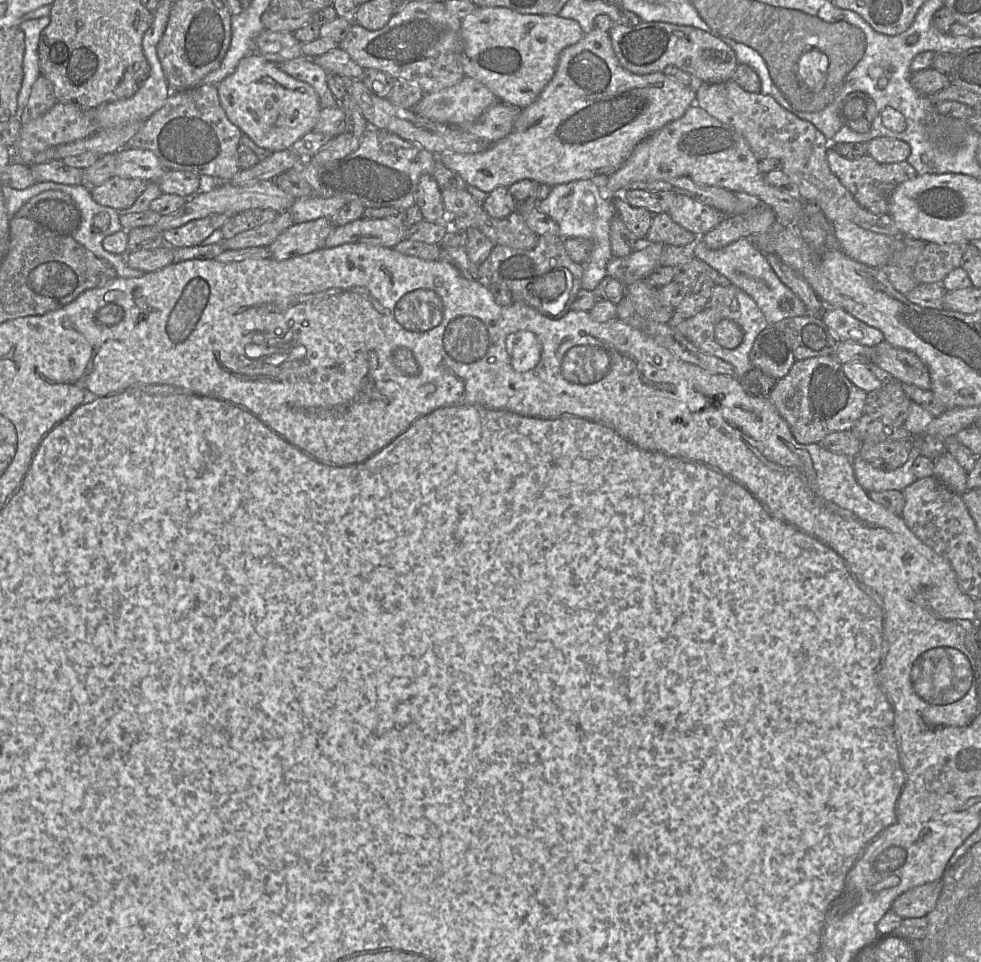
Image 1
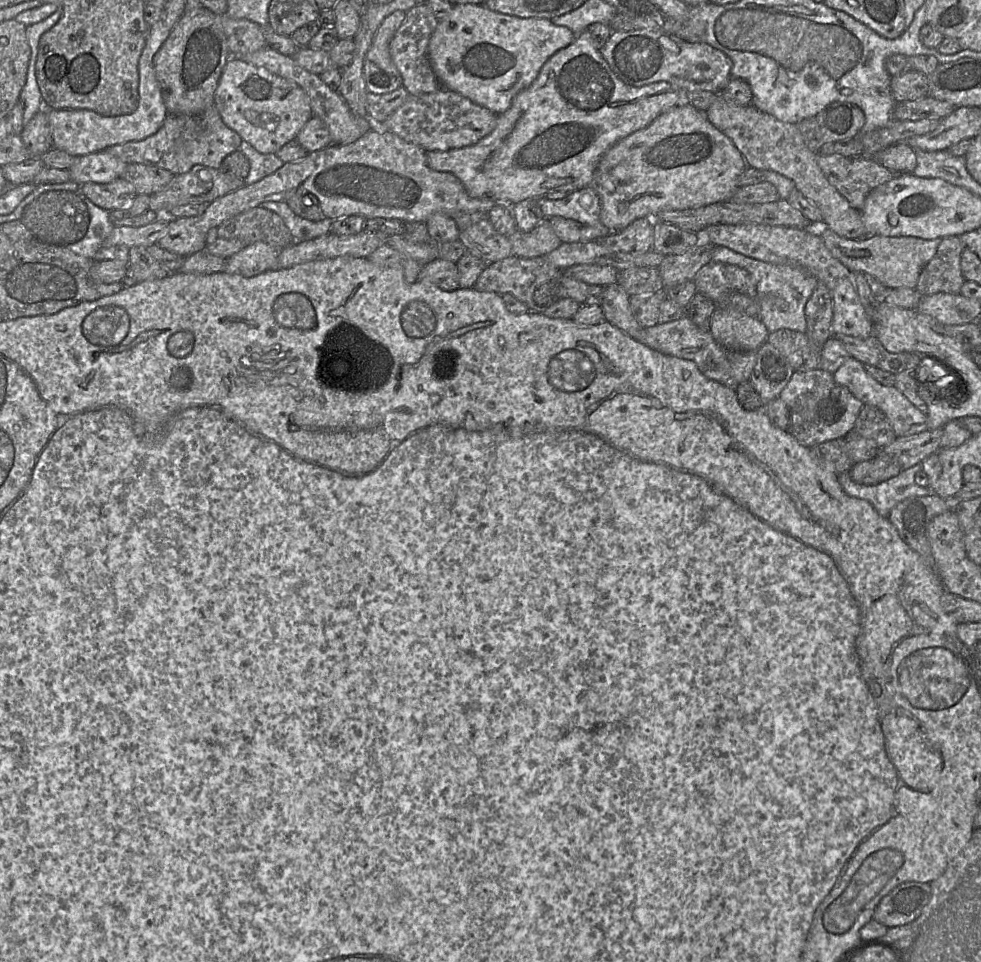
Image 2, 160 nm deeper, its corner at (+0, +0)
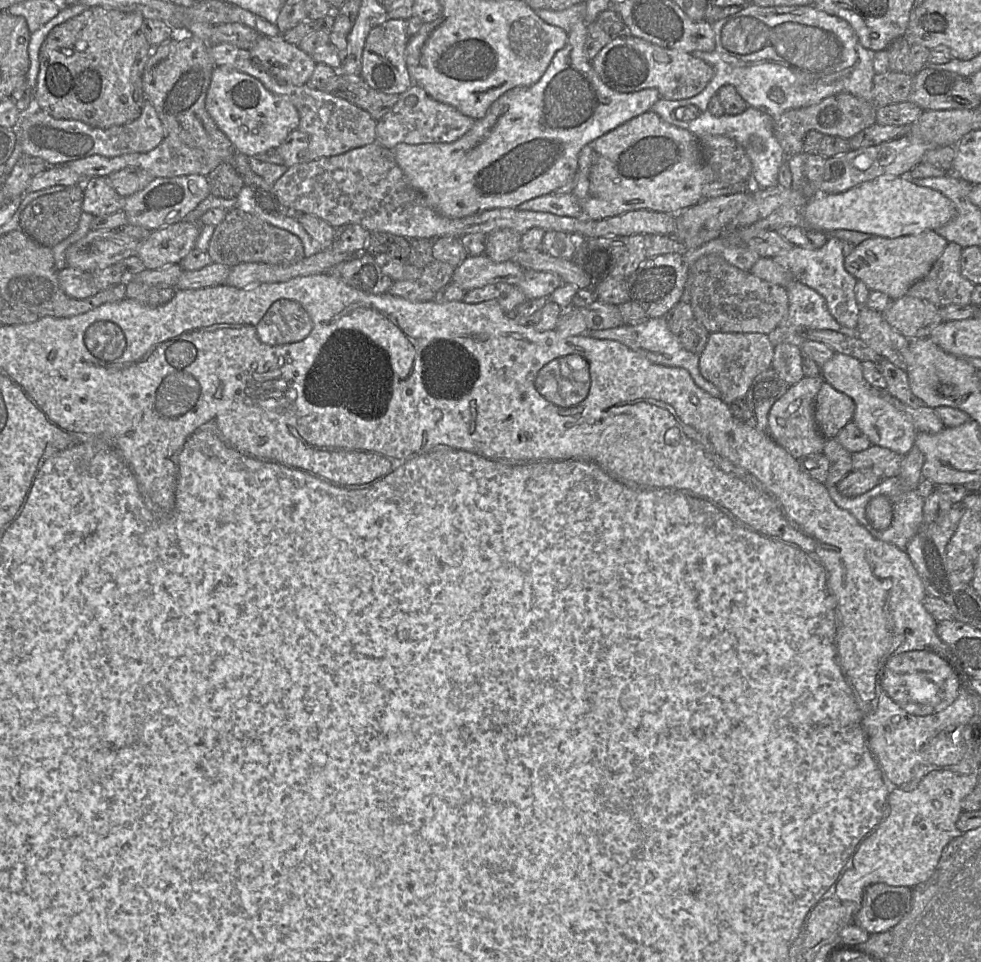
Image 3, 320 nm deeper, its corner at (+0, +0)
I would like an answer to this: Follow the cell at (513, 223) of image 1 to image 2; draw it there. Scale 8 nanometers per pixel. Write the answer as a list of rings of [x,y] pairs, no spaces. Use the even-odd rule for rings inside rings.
[[[545,217],[530,232],[516,230],[509,236],[509,241],[512,247],[512,255],[522,258],[545,256],[562,244],[553,231],[549,219]]]

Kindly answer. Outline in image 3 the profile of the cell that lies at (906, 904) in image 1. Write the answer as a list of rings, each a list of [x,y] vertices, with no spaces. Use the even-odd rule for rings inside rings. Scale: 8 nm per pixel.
[[[877,883],[866,888],[854,922],[869,934],[891,929],[907,914],[912,902],[912,889]]]

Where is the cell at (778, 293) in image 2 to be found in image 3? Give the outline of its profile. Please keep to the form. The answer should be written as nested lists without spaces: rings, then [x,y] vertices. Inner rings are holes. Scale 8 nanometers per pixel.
[[[794,279],[785,287],[789,310],[778,327],[767,336],[773,346],[779,343],[800,345],[806,339],[804,331],[833,330],[850,337],[858,337],[857,328],[840,325],[828,311],[826,301],[818,292]]]

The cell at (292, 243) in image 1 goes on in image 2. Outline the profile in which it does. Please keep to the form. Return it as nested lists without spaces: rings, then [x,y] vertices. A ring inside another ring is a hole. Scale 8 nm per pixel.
[[[256,242],[226,260],[222,272],[253,277],[275,267],[283,249],[265,242]]]

